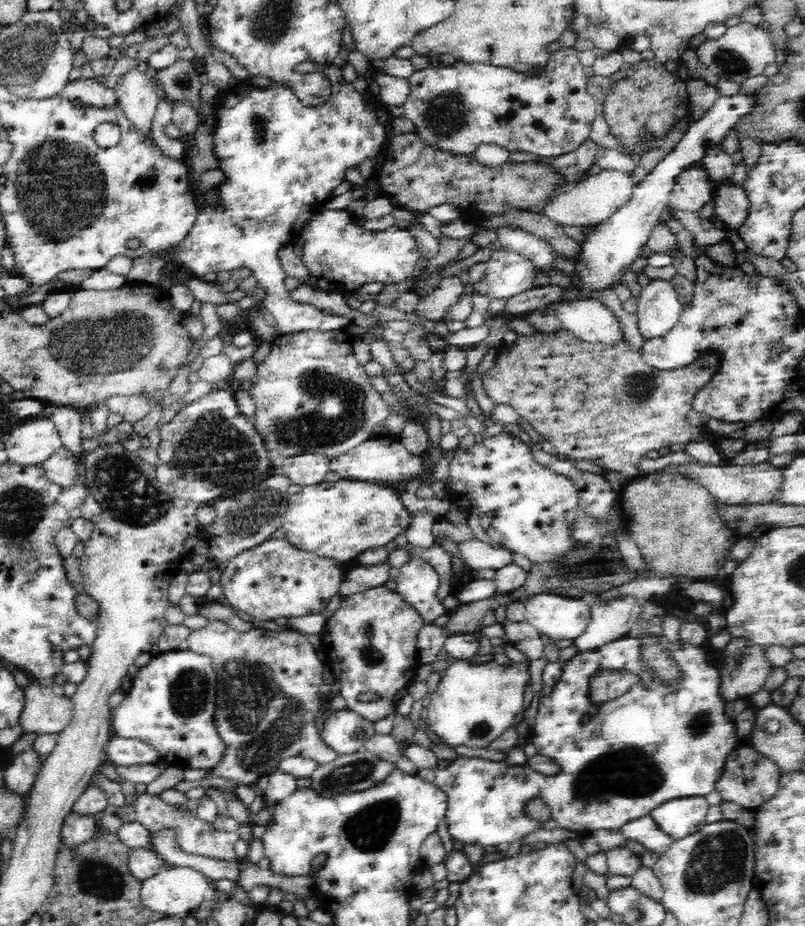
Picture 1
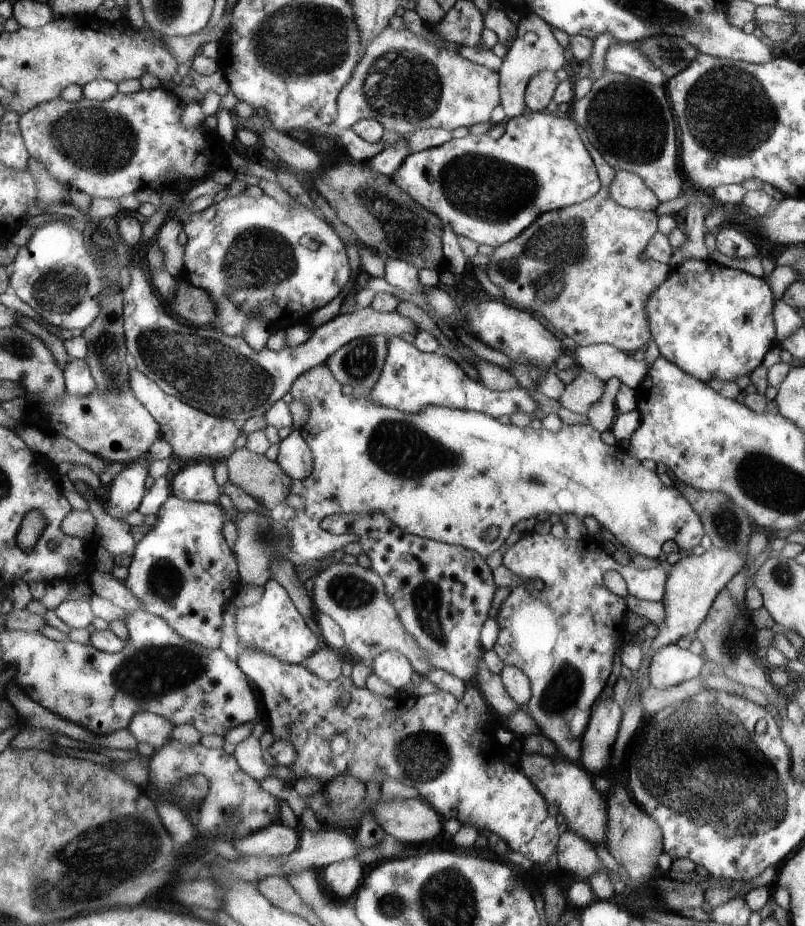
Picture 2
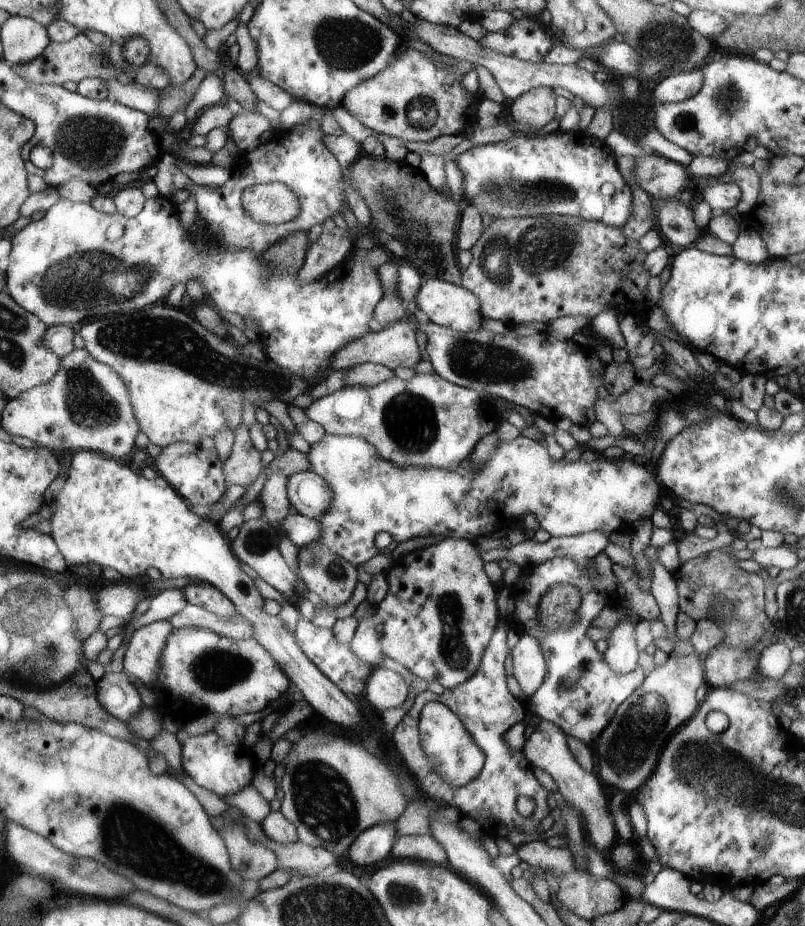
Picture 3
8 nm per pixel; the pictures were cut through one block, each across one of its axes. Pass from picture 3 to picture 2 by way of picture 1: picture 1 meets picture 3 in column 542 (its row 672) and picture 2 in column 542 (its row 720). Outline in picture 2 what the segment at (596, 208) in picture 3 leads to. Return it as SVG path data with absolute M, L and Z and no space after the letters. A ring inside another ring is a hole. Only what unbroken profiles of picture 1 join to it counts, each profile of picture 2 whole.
M527 109L520 116L505 120L504 126L505 132L498 139L488 134L468 135L426 151L410 153L390 178L418 204L436 214L442 224L450 224L458 236L495 249L522 235L542 215L582 203L601 191L597 166L571 116Z

